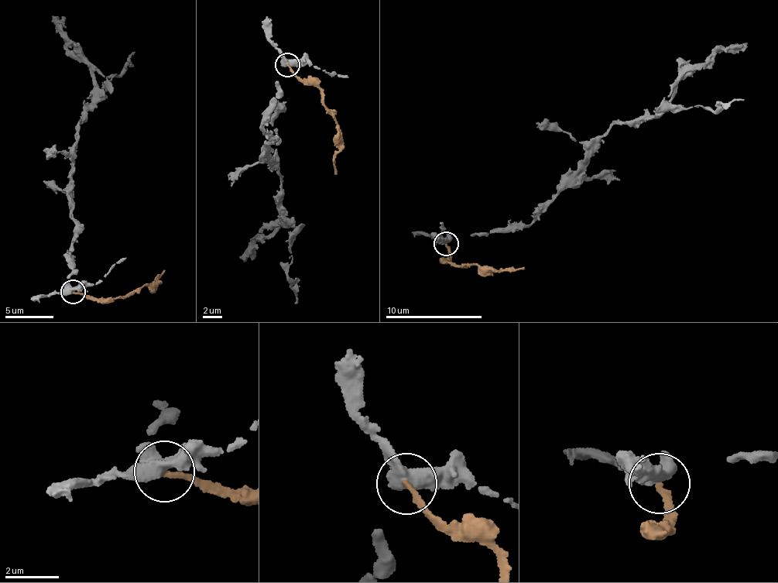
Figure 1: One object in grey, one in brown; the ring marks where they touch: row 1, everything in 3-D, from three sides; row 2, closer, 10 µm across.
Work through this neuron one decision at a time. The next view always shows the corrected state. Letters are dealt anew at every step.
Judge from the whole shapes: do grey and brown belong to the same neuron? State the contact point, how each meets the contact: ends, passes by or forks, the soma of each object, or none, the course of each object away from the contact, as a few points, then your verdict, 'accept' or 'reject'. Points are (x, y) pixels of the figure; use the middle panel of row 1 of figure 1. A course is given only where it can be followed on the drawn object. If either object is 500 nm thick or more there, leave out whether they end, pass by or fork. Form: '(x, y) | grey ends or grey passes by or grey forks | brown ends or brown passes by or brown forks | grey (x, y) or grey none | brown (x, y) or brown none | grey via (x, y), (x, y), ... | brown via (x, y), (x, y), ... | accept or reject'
(287, 64) | grey forks | brown ends | grey none | brown none | grey via (287, 63), (279, 66), (275, 107), (263, 131), (271, 138), (265, 144), (275, 157), (286, 221), (240, 258) | brown via (287, 65), (296, 75), (311, 82), (320, 92), (320, 101), (337, 122), (337, 173) | reject

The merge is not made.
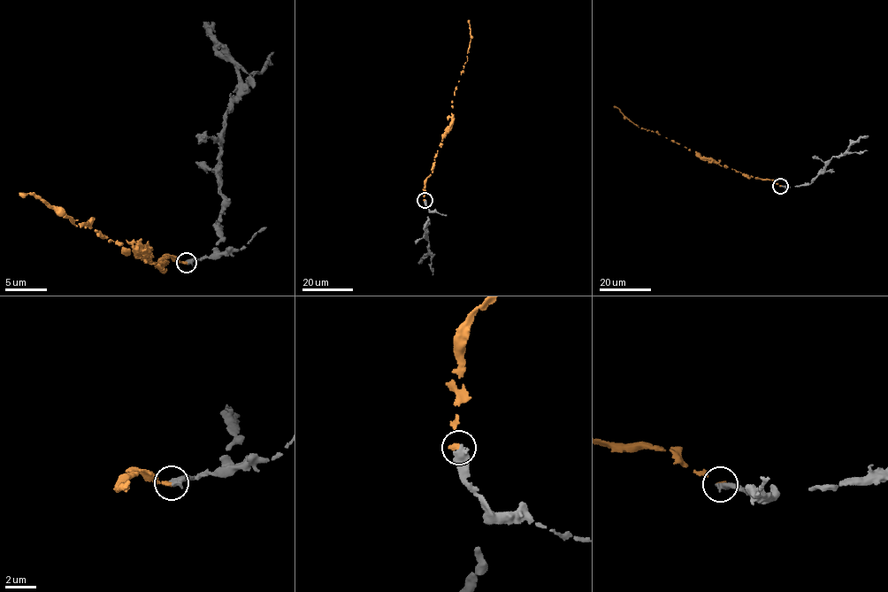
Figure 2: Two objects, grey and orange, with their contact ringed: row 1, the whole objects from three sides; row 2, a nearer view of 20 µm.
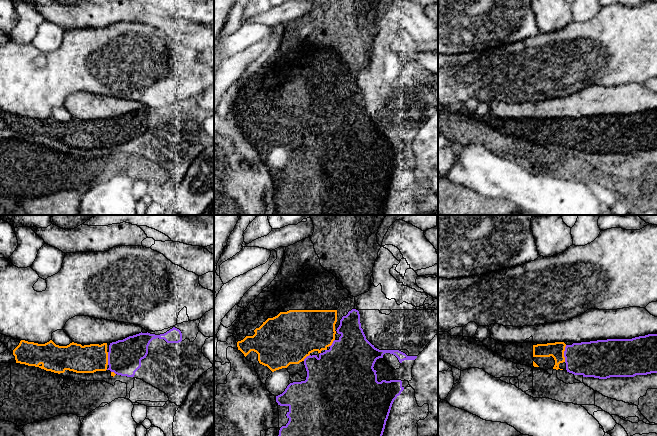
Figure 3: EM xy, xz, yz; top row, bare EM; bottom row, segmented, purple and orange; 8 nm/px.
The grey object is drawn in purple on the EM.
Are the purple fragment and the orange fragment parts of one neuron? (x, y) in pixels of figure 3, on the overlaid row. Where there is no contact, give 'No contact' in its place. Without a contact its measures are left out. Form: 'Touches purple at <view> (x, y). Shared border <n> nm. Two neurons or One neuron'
Touches purple at yz (564, 353). Shared border 140 nm. One neuron

